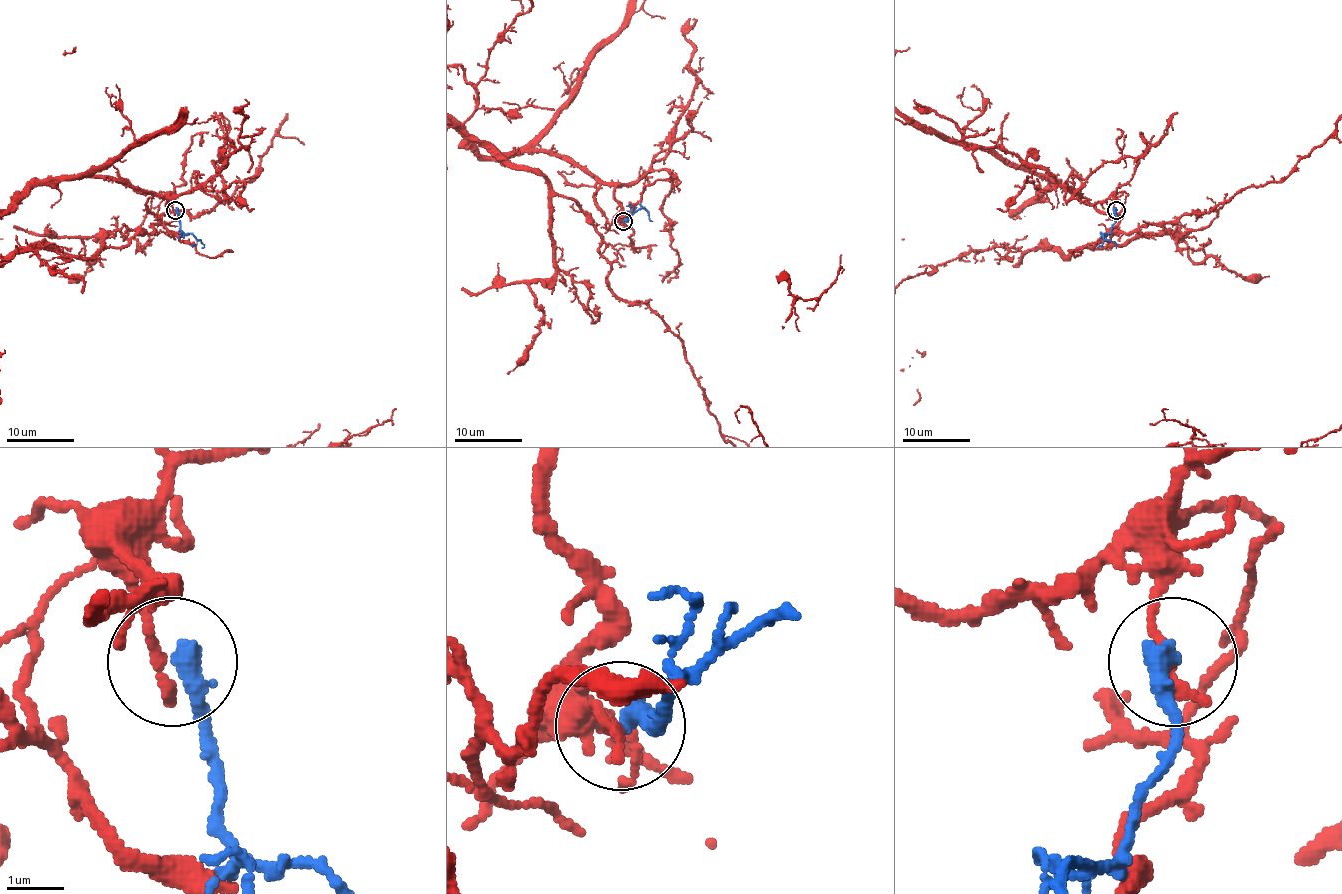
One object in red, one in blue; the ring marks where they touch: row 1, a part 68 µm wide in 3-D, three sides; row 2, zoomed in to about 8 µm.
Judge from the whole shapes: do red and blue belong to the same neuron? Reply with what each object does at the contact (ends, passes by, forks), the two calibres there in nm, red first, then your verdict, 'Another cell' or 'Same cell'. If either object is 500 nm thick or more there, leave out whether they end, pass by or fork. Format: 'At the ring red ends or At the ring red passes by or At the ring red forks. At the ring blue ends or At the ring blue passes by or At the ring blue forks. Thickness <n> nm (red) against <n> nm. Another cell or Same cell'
At the ring red ends. At the ring blue ends. Thickness 220 nm (red) against 400 nm. Another cell

